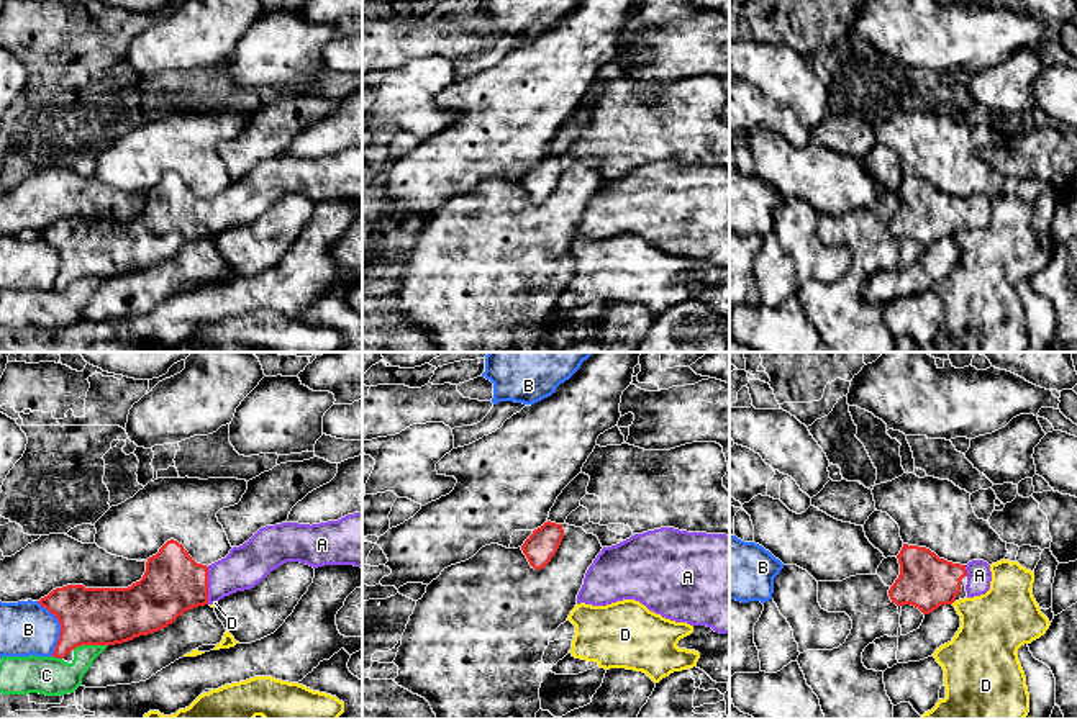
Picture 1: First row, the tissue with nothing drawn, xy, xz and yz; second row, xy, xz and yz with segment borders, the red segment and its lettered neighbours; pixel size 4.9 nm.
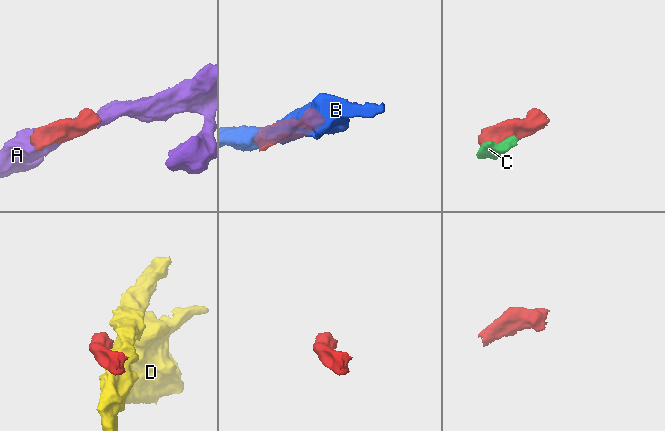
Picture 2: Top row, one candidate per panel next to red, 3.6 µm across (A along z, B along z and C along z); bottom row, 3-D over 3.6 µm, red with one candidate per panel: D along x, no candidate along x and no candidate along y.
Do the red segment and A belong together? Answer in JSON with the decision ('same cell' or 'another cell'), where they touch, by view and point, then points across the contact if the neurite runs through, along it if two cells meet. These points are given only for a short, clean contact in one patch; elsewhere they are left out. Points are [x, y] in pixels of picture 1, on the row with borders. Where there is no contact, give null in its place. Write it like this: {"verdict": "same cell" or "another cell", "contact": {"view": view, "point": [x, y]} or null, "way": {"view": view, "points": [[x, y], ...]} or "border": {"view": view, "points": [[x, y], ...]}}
{"verdict": "same cell", "contact": {"view": "xy", "point": [207, 585]}}

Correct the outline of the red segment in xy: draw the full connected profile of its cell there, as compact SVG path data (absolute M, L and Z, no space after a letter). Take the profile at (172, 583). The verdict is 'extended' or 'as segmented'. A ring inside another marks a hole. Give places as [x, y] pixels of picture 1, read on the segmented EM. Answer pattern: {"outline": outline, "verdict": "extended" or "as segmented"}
{"outline": "M362 511L311 526L282 522L261 527L248 542L233 547L225 558L208 567L197 563L182 544L170 539L148 558L143 578L128 588L85 588L84 585L56 588L38 601L61 624L52 657L64 658L80 645L115 645L157 632L189 609L215 604L236 591L254 588L287 562L300 562L313 568L325 565L362 568Z", "verdict": "extended"}

